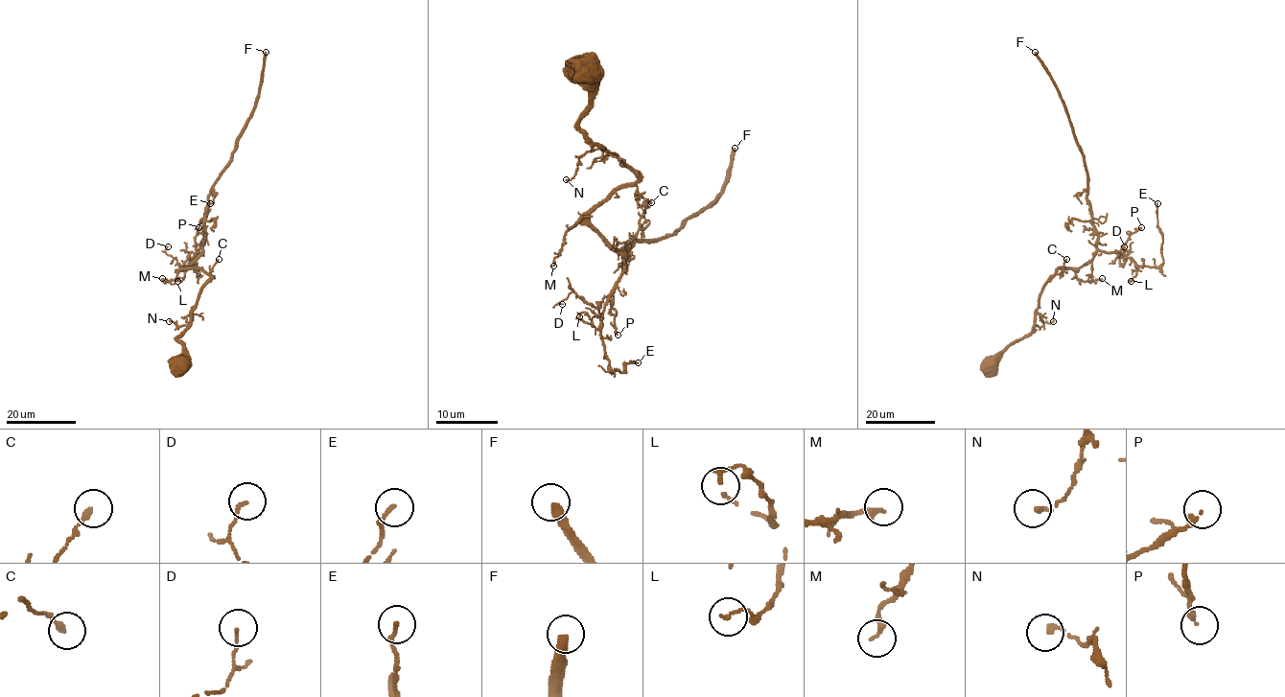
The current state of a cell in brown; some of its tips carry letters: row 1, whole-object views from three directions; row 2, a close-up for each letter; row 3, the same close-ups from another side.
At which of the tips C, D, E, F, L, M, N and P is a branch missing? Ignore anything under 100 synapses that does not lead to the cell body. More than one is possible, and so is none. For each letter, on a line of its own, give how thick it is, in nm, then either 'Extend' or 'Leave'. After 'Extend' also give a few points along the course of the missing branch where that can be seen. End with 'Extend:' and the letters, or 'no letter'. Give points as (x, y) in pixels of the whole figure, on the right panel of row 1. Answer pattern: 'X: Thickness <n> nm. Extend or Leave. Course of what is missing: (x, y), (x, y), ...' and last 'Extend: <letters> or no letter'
C: Thickness 220 nm. Leave
D: Thickness 100 nm. Leave
E: Thickness 170 nm. Leave
F: Thickness 400 nm. Extend
L: Thickness 140 nm. Leave
M: Thickness 240 nm. Leave
N: Thickness 170 nm. Leave
P: Thickness 220 nm. Leave
Extend: F

